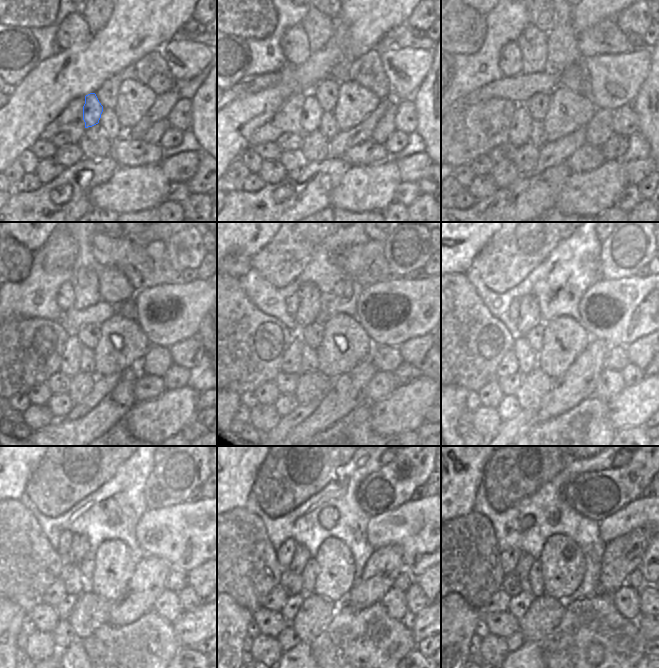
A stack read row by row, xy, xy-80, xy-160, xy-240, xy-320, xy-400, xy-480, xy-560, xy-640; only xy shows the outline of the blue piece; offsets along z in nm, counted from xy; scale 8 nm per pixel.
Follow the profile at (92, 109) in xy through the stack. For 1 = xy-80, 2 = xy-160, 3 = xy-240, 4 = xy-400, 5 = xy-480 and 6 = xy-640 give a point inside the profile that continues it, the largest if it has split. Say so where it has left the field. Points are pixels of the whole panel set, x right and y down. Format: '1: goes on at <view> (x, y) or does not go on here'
1: goes on at xy-80 (311, 118)
2: goes on at xy-160 (521, 121)
3: goes on at xy-240 (71, 355)
4: goes on at xy-400 (509, 365)
5: goes on at xy-480 (56, 593)
6: goes on at xy-640 (499, 601)

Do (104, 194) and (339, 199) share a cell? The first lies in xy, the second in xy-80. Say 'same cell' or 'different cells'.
same cell

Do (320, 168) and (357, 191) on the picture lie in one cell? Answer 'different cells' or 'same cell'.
different cells

